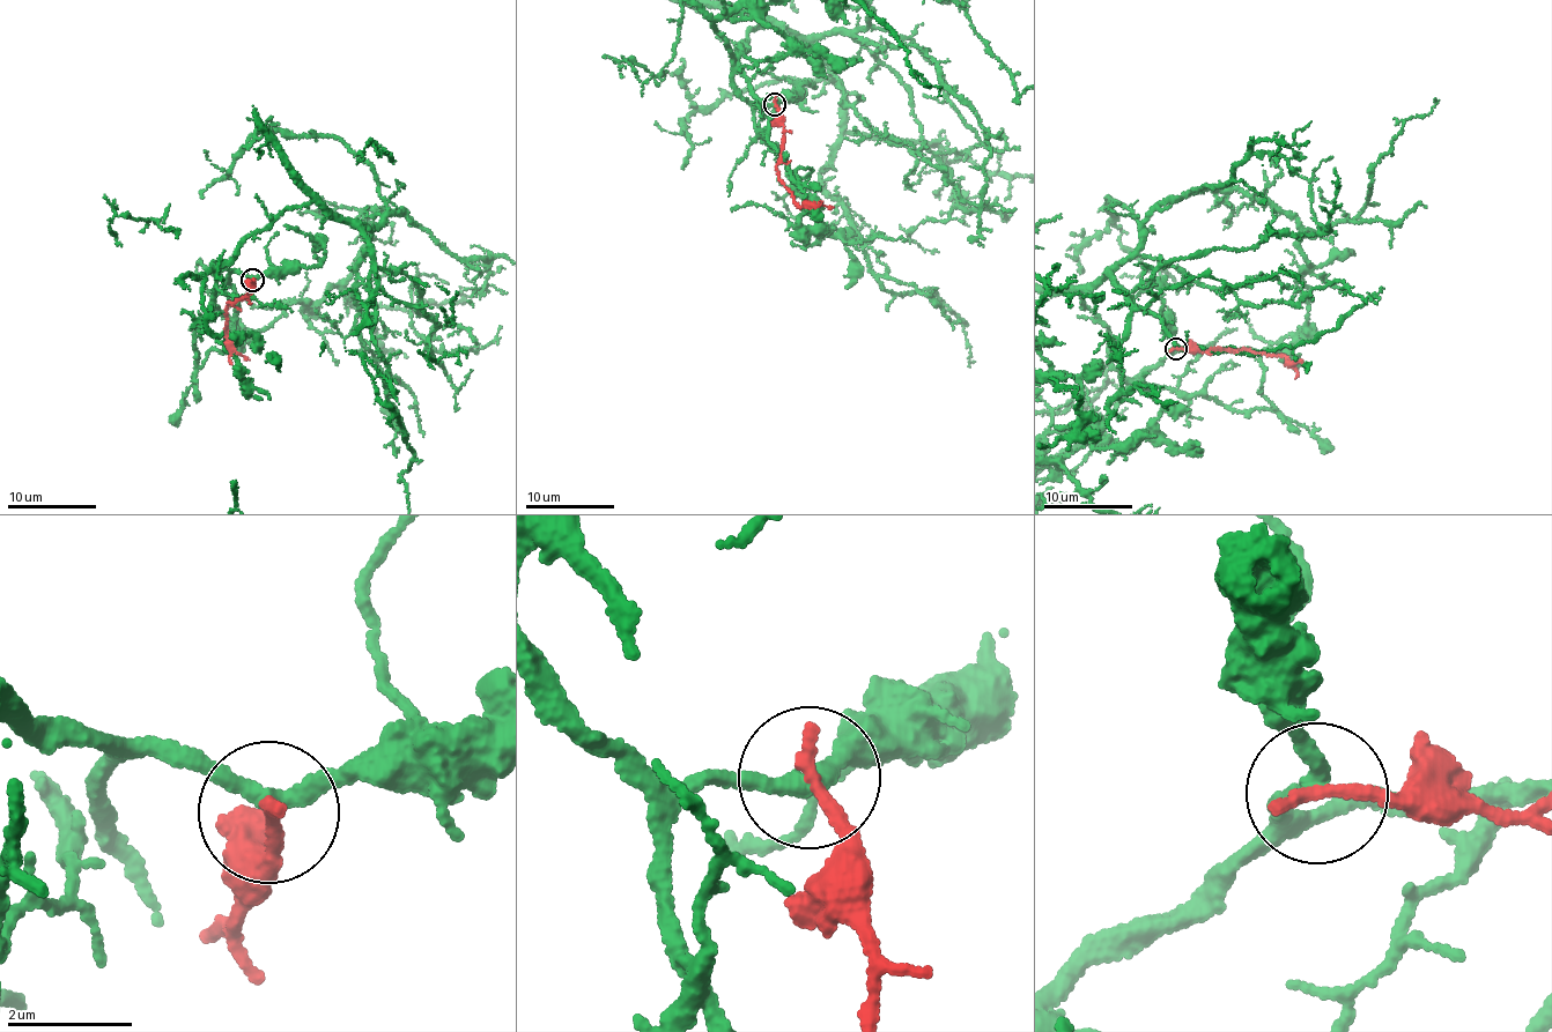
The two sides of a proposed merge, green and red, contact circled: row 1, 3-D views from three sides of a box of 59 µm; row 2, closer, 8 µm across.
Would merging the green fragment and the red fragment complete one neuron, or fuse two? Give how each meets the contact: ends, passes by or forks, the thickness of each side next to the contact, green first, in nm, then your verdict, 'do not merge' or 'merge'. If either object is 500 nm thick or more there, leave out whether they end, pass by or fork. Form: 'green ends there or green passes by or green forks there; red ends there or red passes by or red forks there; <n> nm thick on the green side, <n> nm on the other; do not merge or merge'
green passes by; red ends there; 240 nm thick on the green side, 260 nm on the other; do not merge

